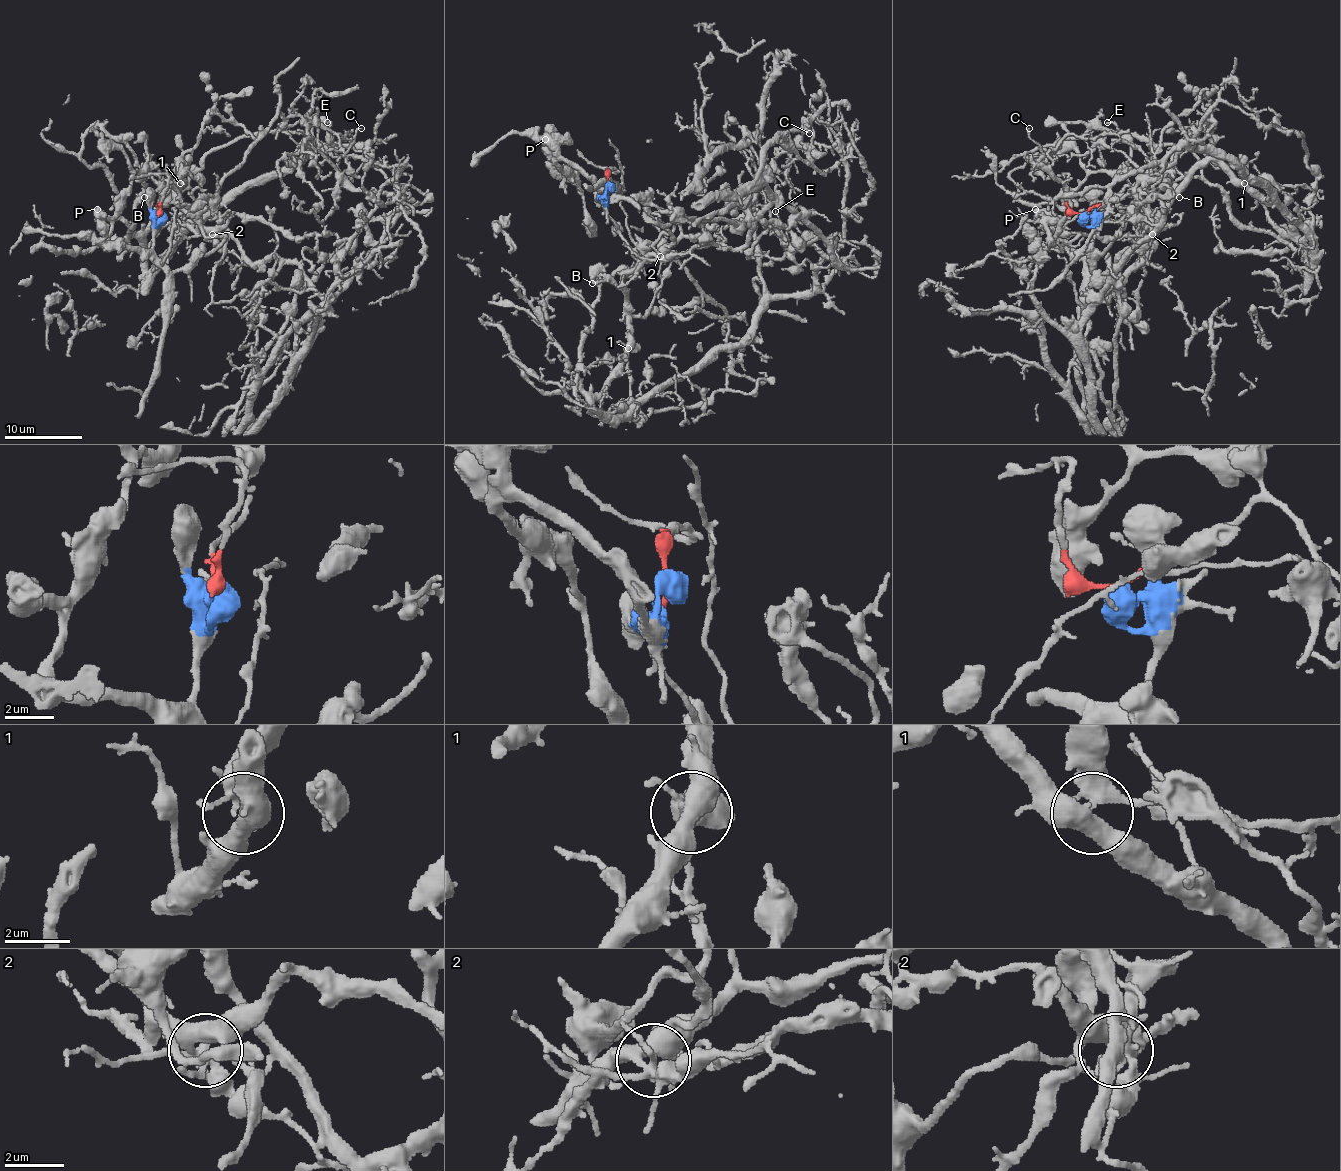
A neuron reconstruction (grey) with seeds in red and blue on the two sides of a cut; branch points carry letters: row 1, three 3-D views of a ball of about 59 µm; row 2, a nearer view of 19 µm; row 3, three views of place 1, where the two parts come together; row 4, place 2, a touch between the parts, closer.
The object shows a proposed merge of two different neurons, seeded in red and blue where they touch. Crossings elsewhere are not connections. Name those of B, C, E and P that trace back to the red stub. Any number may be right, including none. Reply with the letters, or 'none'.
B, C

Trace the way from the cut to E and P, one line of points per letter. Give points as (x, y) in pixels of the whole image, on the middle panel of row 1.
E: (608, 187), (672, 220), (665, 260), (777, 220), (845, 264), (786, 255), (775, 210)
P: (608, 187), (603, 198), (599, 189), (574, 164), (556, 162), (558, 167), (552, 148), (544, 138)

